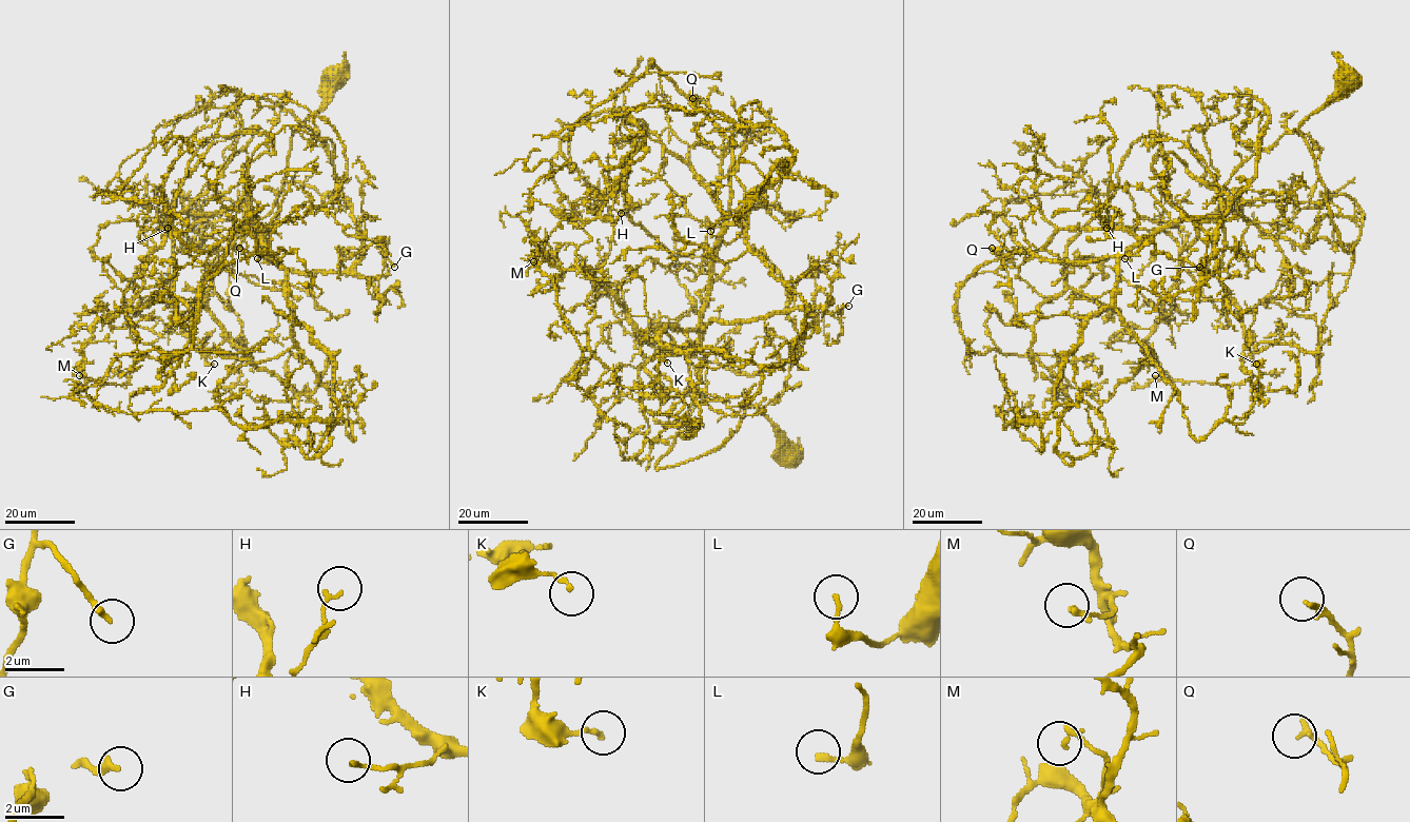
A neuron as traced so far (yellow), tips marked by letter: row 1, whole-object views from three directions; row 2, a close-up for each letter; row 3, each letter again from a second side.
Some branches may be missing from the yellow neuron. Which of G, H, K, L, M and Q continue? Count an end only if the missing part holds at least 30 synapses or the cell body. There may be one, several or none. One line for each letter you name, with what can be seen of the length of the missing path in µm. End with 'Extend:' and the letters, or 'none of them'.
Extend: none of them

